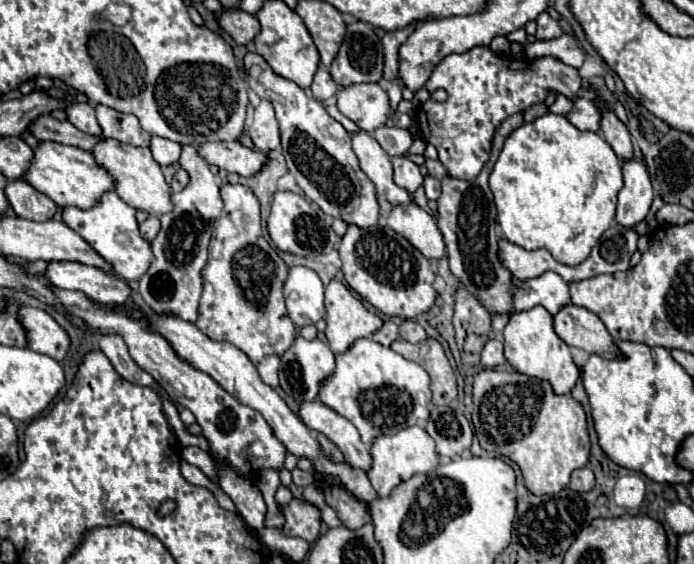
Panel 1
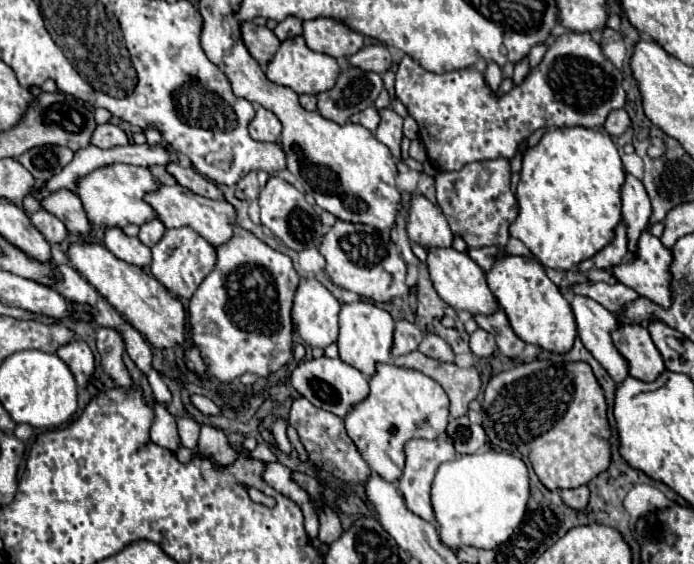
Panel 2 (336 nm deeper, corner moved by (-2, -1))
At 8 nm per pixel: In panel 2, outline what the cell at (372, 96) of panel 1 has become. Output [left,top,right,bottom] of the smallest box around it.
[350,107,380,131]

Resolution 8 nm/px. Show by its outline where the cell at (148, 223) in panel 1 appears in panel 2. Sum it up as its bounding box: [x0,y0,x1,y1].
[138,219,166,247]

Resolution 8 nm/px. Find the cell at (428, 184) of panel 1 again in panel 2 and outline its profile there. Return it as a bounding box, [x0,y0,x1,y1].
[468,247,576,353]

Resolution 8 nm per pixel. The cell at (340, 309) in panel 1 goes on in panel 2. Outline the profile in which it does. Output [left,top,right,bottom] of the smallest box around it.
[338,301,394,377]

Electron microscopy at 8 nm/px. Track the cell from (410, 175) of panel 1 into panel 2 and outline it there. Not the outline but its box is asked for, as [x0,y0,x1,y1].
[376,107,408,171]

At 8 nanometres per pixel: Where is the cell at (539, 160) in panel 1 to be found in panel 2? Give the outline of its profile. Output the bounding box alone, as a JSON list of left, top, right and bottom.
[510,127,626,271]

